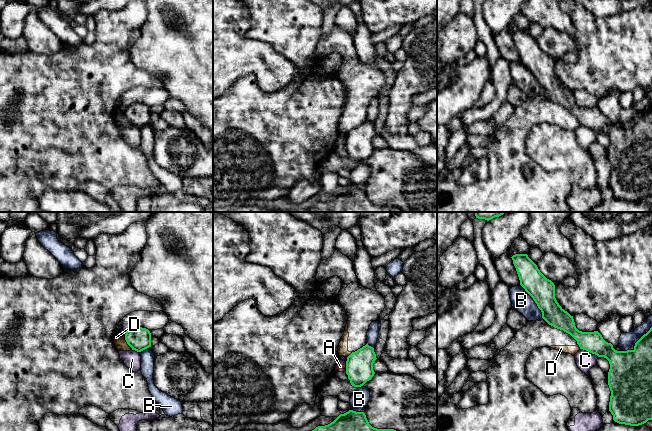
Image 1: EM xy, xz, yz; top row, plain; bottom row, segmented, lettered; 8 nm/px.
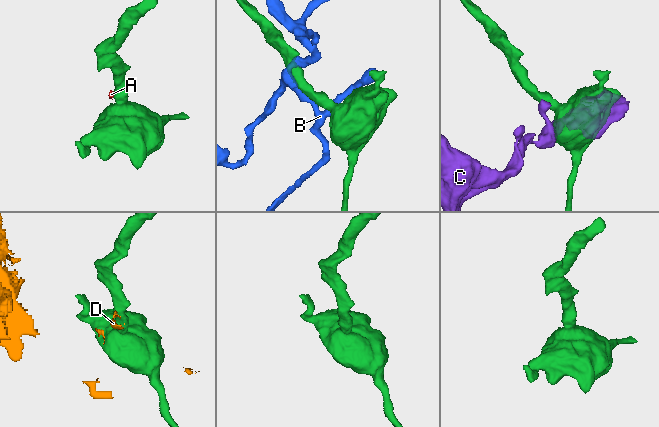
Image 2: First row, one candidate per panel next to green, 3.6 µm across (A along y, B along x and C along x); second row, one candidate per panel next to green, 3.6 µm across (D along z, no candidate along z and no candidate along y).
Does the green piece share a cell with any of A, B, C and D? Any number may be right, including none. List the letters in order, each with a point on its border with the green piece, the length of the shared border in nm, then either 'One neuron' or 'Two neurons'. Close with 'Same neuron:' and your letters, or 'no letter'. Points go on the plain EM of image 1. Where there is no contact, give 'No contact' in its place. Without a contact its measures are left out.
A: Touches green at xz (346, 142). Shared border 90 nm. Two neurons
B: Touches green at yz (534, 76). Shared border 320 nm. Two neurons
C: Touches green at yz (589, 127). Shared border 170 nm. Two neurons
D: Touches green at xy (127, 119). Shared border 130 nm. Two neurons
Same neuron: no letter

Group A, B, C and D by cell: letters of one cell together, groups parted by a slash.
A C / B / D

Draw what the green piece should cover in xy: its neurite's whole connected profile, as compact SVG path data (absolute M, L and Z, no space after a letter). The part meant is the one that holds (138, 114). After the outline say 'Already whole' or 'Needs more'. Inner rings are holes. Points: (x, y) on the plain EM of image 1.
M142 103L130 104L125 110L127 120L137 128L151 123L151 109Z. Already whole

